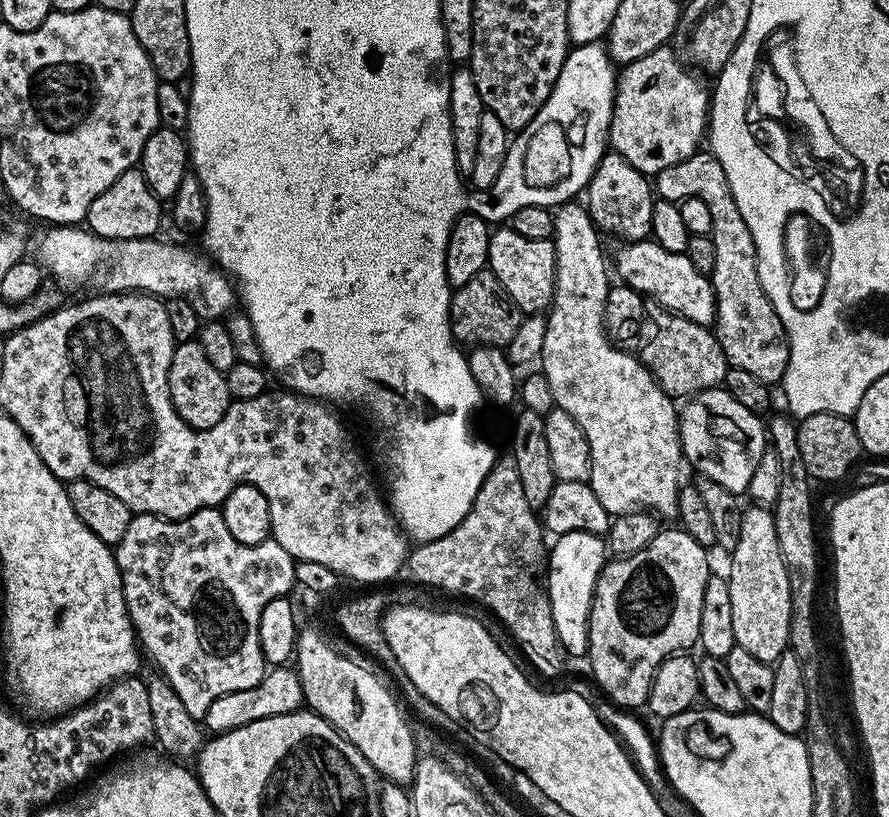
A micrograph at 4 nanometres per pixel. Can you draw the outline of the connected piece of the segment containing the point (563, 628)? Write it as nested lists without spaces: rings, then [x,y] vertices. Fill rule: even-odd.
[[[571,532],[565,536],[557,536],[554,543],[551,545],[546,565],[546,587],[550,598],[550,614],[554,618],[554,630],[560,639],[560,647],[569,657],[580,656],[580,658],[584,658],[588,655],[590,606],[592,605],[600,572],[606,563],[606,544],[601,537],[589,532]]]

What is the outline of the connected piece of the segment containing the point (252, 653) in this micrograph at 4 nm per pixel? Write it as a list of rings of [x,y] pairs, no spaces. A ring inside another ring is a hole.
[[[203,508],[194,514],[190,514],[185,520],[165,520],[162,516],[133,515],[130,526],[126,526],[126,534],[122,534],[120,543],[115,545],[116,565],[122,578],[122,590],[126,598],[128,616],[132,620],[132,626],[136,629],[138,644],[141,649],[157,664],[159,675],[174,686],[178,698],[186,705],[186,710],[197,718],[202,718],[206,710],[210,710],[210,702],[214,698],[222,698],[222,694],[230,694],[234,690],[250,690],[250,686],[258,686],[262,682],[266,665],[262,654],[262,642],[258,636],[258,622],[262,618],[262,610],[266,602],[270,602],[279,596],[288,596],[291,588],[296,584],[296,561],[282,546],[271,538],[263,540],[261,544],[243,544],[230,534],[226,527],[224,514],[220,508]]]

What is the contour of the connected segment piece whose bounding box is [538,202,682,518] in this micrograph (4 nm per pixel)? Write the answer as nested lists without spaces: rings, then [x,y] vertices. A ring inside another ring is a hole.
[[[569,202],[561,204],[554,212],[554,243],[556,245],[556,289],[554,290],[554,298],[552,299],[552,307],[547,313],[547,326],[545,342],[539,355],[539,363],[542,365],[544,377],[550,382],[550,390],[556,399],[556,407],[566,410],[566,414],[570,414],[570,418],[574,418],[574,422],[578,422],[578,426],[586,434],[586,442],[590,446],[590,462],[592,469],[590,470],[590,478],[587,483],[591,484],[594,494],[602,506],[607,510],[609,517],[615,518],[626,514],[627,512],[638,512],[647,510],[657,517],[670,518],[676,516],[676,499],[682,487],[682,479],[680,480],[680,464],[682,465],[682,449],[680,446],[680,422],[678,419],[678,408],[675,408],[673,397],[667,392],[662,391],[660,384],[648,372],[648,367],[644,365],[644,361],[637,358],[631,352],[623,352],[621,348],[617,348],[611,340],[608,339],[608,331],[604,329],[604,311],[606,310],[606,298],[608,297],[608,289],[610,281],[608,281],[608,272],[610,276],[610,268],[604,265],[604,248],[600,245],[602,239],[601,233],[598,231],[596,223],[592,221],[591,214],[588,213],[587,207],[583,203]]]

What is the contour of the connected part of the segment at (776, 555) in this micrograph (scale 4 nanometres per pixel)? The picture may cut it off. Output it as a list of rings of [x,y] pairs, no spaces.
[[[768,506],[745,507],[742,534],[730,553],[732,565],[726,569],[733,604],[734,638],[737,648],[754,654],[758,662],[775,665],[789,647],[792,591],[786,574],[786,562],[778,544],[778,530],[773,509]]]

